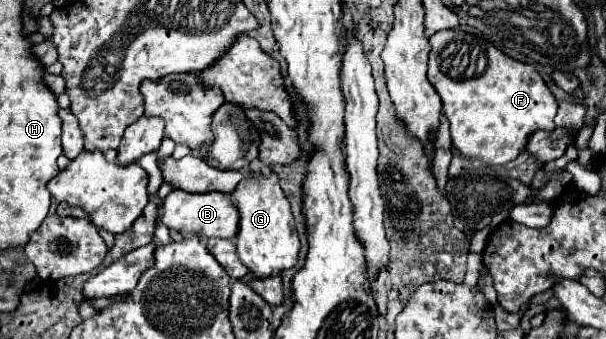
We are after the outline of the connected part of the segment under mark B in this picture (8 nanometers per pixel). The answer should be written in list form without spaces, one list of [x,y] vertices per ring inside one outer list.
[[[173,190],[165,200],[163,200],[163,214],[161,222],[175,232],[181,232],[183,236],[197,234],[199,238],[233,238],[237,234],[239,226],[239,214],[233,202],[229,200],[227,194],[221,192],[209,192],[209,194],[189,194],[181,190]]]

